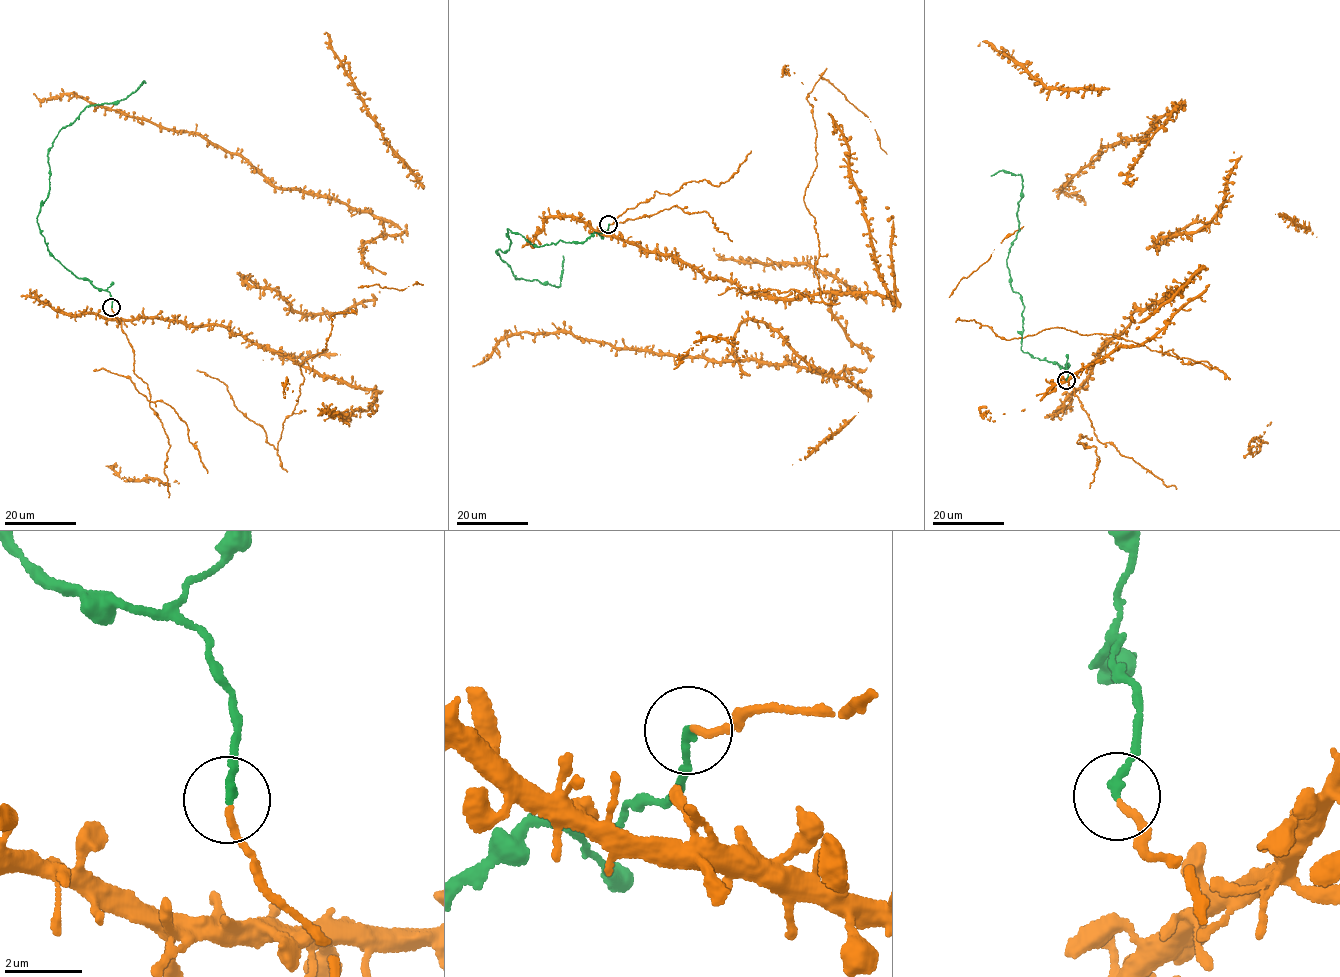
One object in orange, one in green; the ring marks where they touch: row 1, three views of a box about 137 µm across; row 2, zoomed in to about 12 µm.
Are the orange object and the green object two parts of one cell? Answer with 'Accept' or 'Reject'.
Accept

